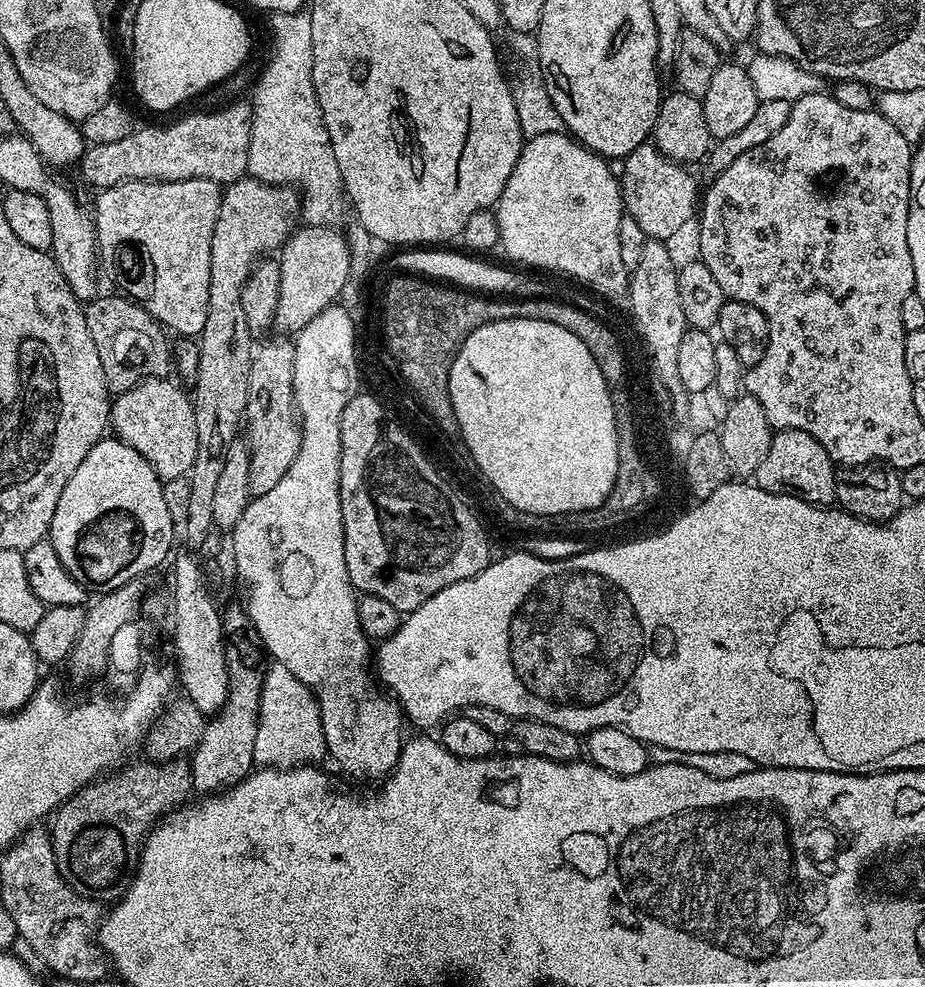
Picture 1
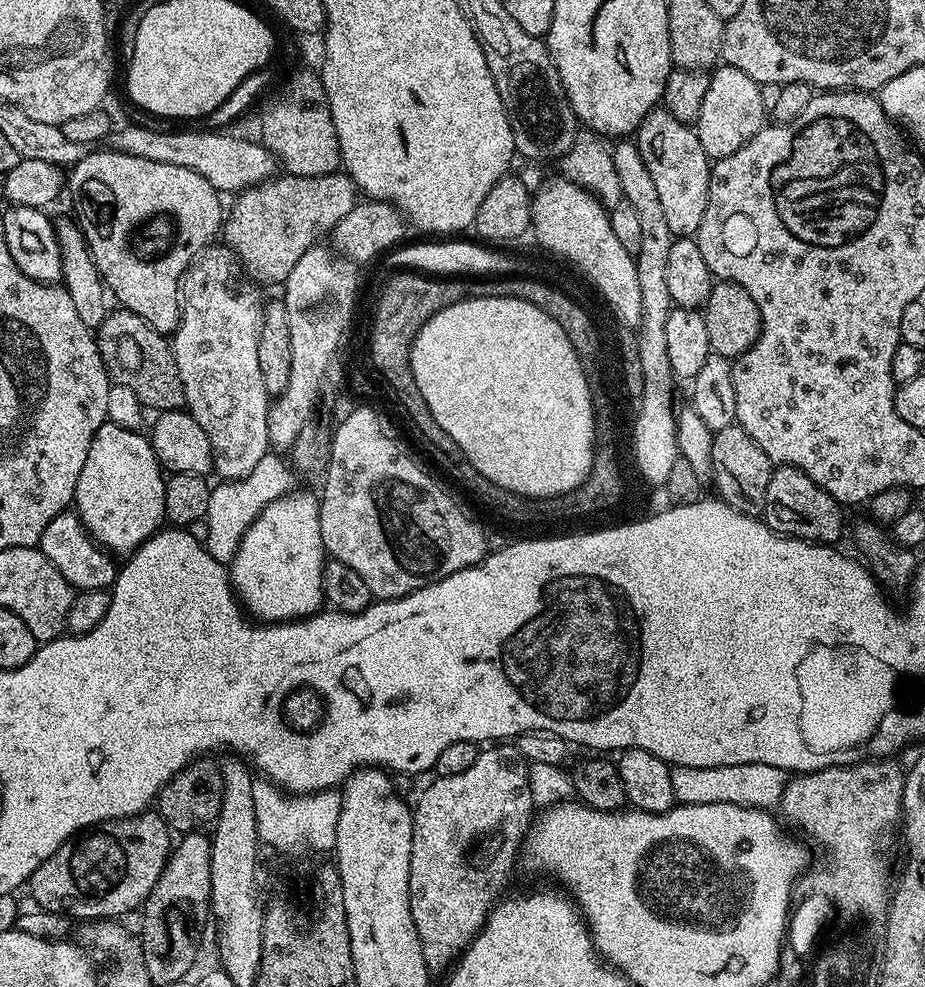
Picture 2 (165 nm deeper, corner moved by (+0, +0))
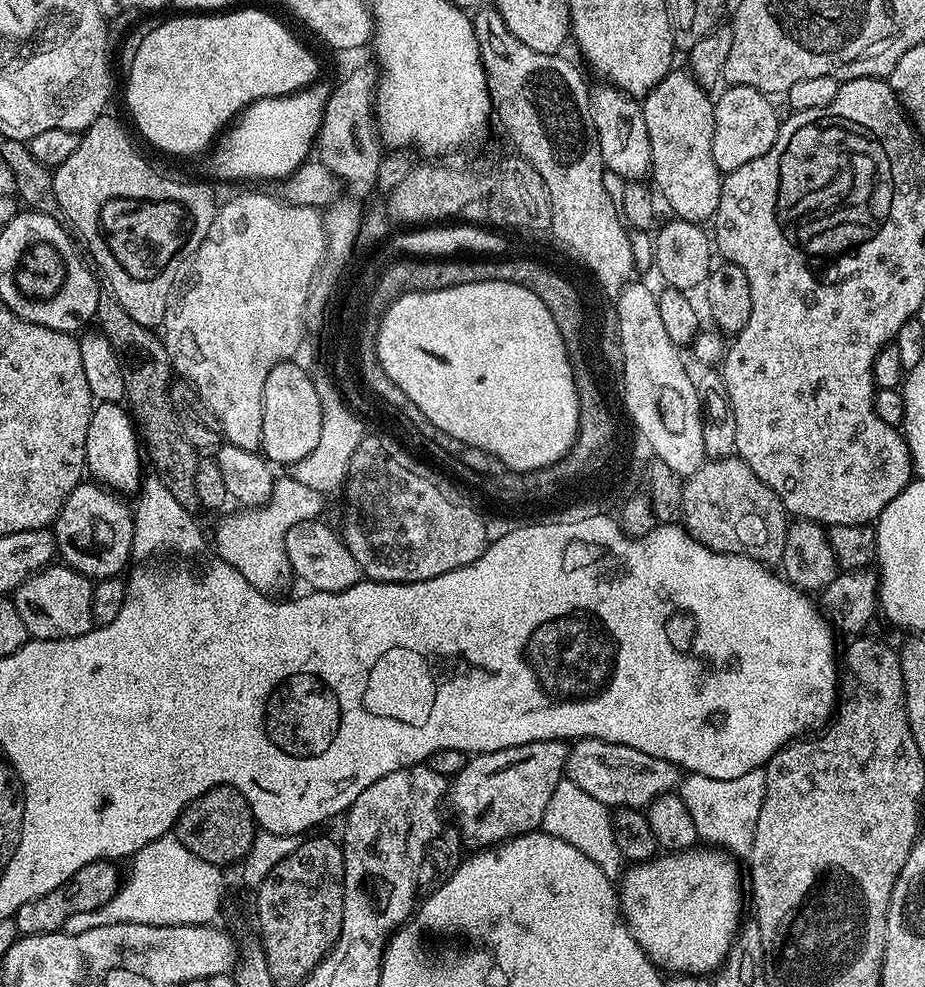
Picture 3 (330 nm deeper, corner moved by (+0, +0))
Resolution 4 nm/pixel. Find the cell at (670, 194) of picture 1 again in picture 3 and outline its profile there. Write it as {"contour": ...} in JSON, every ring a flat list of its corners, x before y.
{"contour":[[683,71,667,72,662,82,642,100,646,134,650,134,650,176,656,179,655,191,662,200,664,195,665,202,672,207,673,217,703,225,704,220,711,221,716,215,722,179,712,149,714,100,693,78,691,71]]}

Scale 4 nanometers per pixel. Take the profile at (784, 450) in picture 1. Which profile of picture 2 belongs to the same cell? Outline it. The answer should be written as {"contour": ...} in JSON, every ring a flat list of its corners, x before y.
{"contour":[[780,466,773,471,770,486,766,486,762,519,769,528,773,528,781,536,794,536,798,540,811,540,813,544,837,543,836,539,844,532,844,512,839,500,834,499,826,490,822,490,802,470]]}

